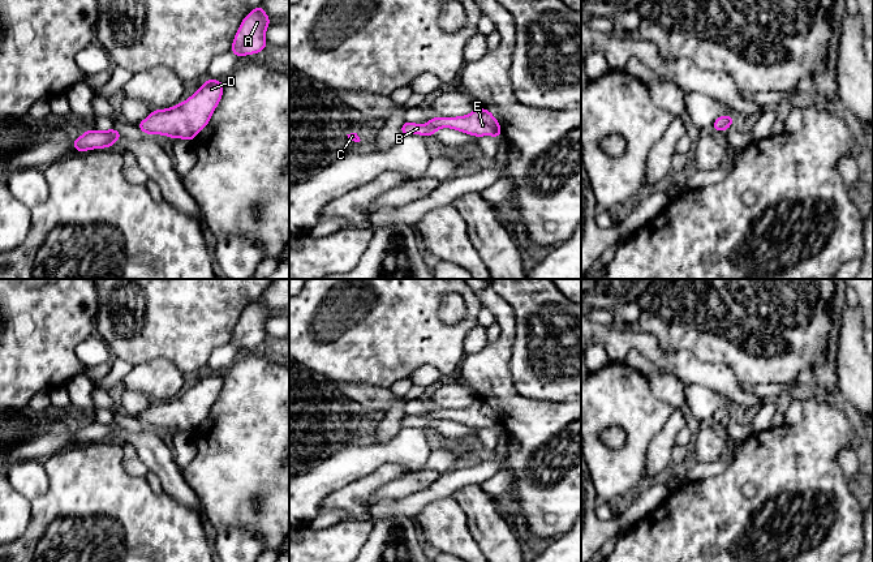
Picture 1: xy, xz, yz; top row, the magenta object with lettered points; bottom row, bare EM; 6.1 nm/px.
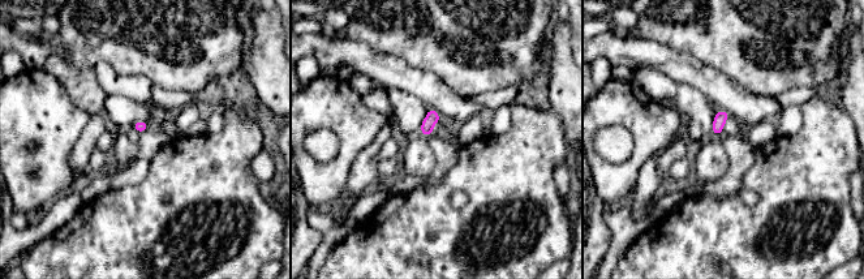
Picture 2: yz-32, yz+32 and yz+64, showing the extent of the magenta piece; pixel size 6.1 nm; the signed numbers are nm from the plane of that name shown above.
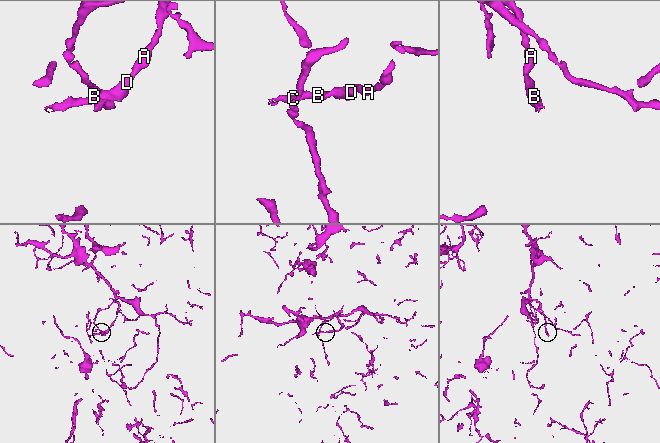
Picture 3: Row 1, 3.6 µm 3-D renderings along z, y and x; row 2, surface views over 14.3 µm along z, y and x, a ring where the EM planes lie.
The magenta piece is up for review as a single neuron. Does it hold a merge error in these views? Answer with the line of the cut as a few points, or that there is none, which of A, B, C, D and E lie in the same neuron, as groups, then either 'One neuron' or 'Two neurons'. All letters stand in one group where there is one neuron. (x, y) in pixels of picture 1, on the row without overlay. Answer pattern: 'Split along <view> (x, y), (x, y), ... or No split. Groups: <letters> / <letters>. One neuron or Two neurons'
Split along xz (431, 410), (430, 417), (435, 423). Groups: A D E / B C. Two neurons

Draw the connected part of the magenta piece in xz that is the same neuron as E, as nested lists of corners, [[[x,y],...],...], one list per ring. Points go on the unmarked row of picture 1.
[[[476,399],[473,404],[465,408],[433,409],[430,416],[435,424],[442,420],[451,420],[474,429],[491,428],[502,430],[500,416],[490,403],[481,399]]]

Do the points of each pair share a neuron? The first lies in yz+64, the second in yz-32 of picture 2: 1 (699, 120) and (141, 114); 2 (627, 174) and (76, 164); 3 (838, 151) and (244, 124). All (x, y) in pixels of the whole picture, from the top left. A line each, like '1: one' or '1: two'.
1: one
2: two
3: one

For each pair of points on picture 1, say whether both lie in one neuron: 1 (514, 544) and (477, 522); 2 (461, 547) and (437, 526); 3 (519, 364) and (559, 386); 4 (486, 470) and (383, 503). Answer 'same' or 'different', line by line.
1: same
2: same
3: same
4: same

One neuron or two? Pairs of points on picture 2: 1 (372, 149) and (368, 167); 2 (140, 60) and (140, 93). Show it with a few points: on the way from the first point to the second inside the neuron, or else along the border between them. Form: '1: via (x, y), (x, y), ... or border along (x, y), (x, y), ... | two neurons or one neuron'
1: via (369, 153), (368, 163) | one neuron
2: border along (110, 65), (121, 74), (144, 74), (151, 84) | two neurons

